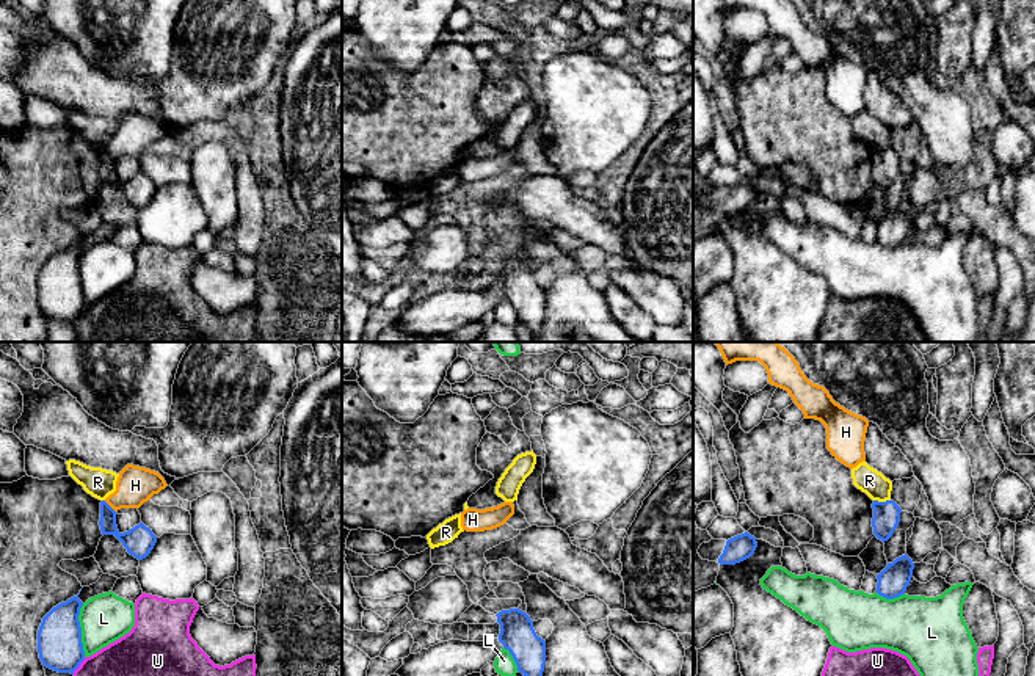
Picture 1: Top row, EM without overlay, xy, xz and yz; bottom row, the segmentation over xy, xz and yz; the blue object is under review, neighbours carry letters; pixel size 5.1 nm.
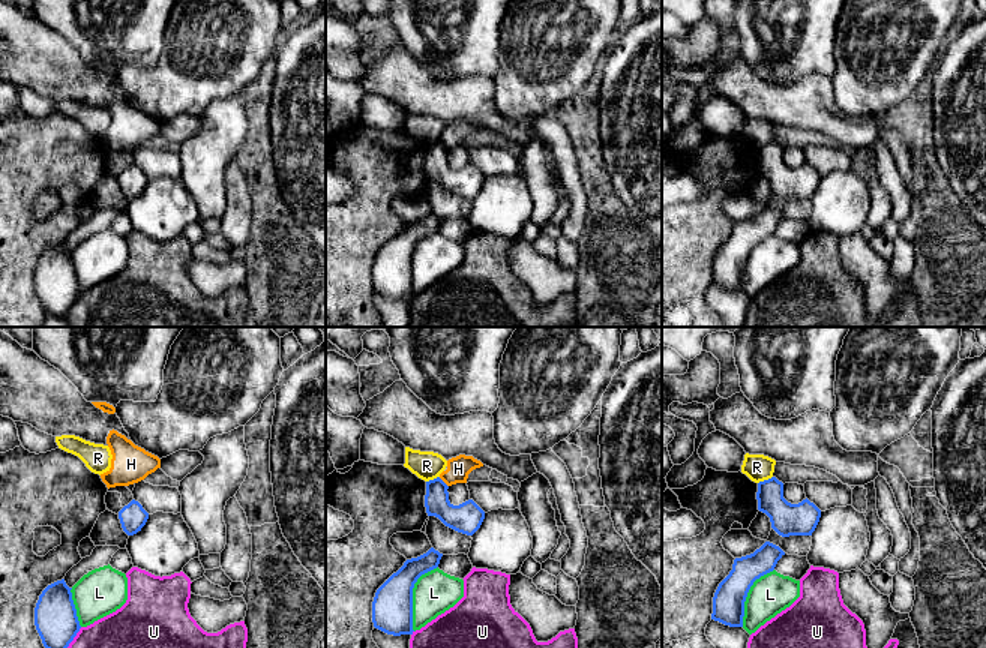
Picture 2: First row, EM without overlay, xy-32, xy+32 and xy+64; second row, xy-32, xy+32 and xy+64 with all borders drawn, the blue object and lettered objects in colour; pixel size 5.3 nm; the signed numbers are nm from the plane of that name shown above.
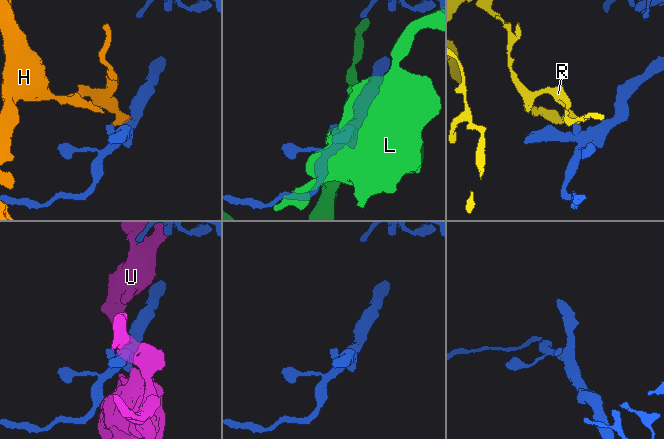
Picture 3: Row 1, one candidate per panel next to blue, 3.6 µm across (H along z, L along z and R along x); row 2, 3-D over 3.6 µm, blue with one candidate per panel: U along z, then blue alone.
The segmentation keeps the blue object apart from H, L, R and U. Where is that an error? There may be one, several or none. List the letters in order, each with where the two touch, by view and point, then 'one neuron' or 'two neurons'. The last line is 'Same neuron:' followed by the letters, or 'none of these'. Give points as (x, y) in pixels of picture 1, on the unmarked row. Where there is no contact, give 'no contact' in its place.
H: contact xy (110, 156); two neurons
L: contact xy (80, 279); two neurons
R: contact yz (882, 151); two neurons
U: contact xy (79, 314); two neurons
Same neuron: none of these

